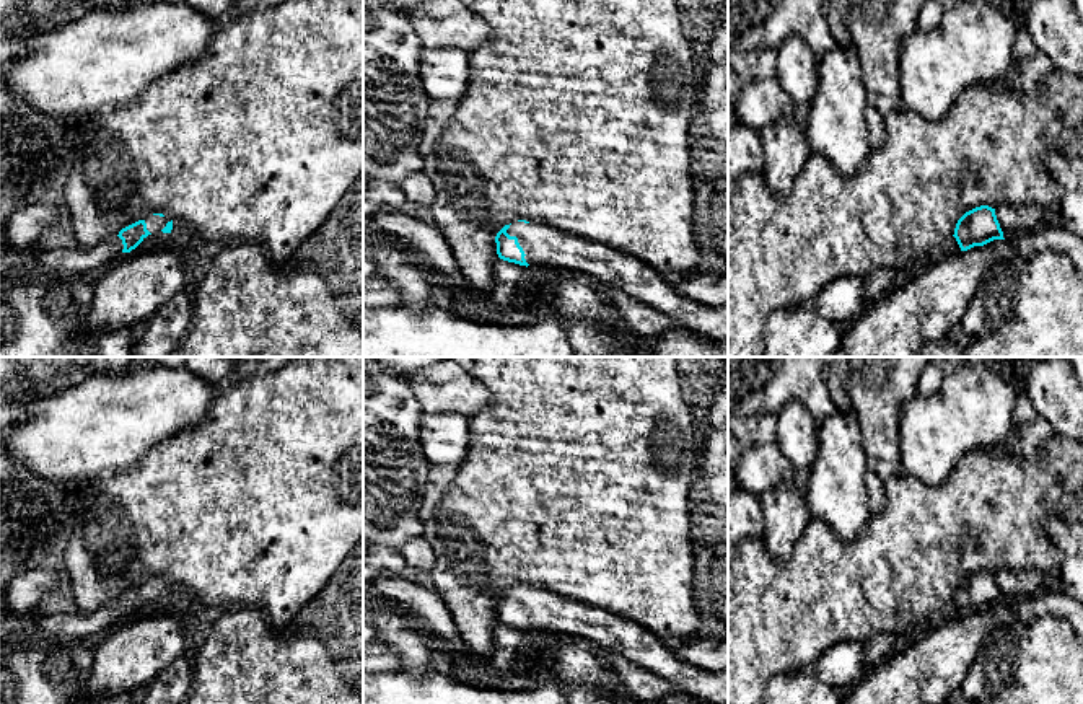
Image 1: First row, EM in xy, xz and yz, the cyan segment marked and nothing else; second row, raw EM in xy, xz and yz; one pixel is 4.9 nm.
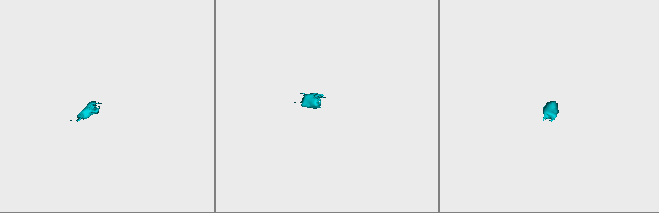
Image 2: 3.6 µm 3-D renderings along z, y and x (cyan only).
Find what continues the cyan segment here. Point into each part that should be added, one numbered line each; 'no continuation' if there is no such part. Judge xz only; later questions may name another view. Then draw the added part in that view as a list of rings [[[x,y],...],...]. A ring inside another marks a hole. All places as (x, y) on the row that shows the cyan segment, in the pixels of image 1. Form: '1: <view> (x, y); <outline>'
1: xz (546, 246); [[[513,222],[506,233],[518,238],[529,266],[583,272],[695,334],[728,339],[728,305],[707,306],[684,298],[669,279],[635,256],[531,222]]]

